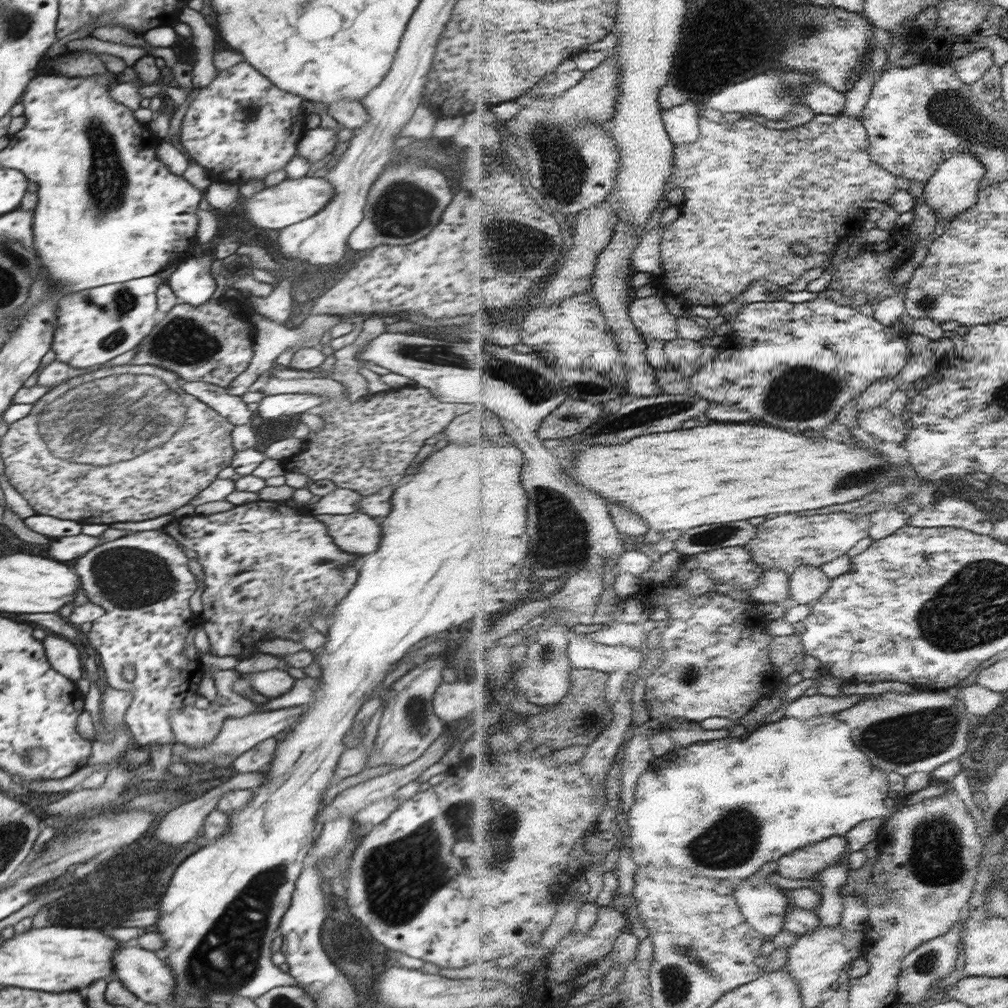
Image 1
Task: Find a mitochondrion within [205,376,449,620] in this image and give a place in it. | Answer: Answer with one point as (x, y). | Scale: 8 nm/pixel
(333, 576)

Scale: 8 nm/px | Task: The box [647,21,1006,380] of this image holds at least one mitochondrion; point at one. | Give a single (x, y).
(948, 108)

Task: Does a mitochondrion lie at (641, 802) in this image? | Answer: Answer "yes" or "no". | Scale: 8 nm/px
no

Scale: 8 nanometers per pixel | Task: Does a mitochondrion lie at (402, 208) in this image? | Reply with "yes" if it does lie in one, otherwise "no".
yes

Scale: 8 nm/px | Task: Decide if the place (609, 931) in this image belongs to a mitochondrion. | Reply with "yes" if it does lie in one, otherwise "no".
no

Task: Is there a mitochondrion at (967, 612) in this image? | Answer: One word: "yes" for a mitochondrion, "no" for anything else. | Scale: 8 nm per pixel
yes

